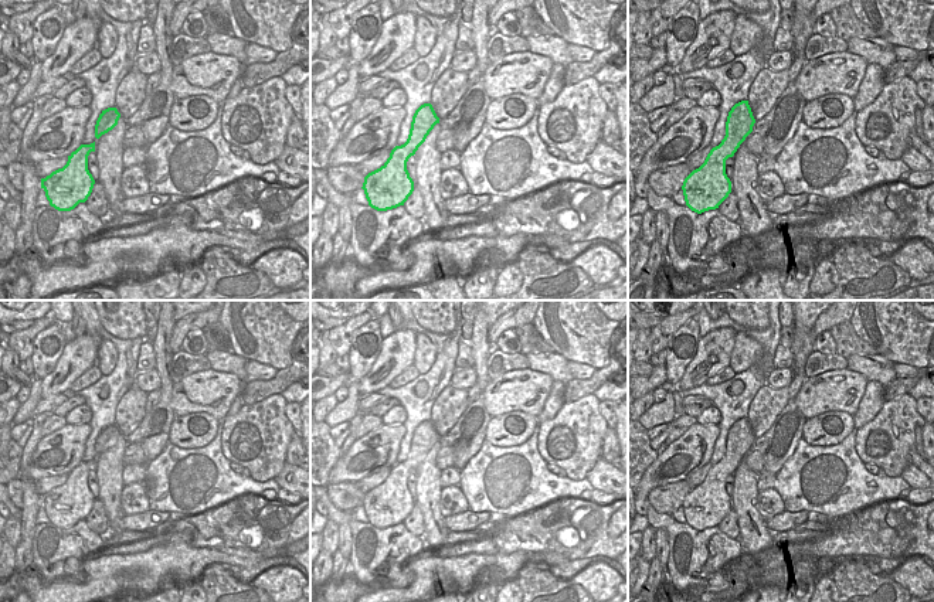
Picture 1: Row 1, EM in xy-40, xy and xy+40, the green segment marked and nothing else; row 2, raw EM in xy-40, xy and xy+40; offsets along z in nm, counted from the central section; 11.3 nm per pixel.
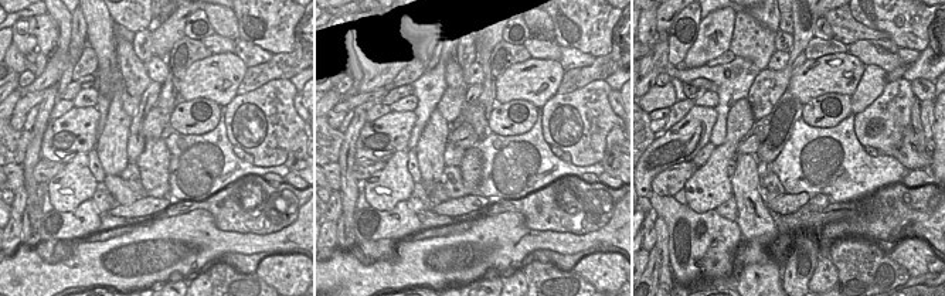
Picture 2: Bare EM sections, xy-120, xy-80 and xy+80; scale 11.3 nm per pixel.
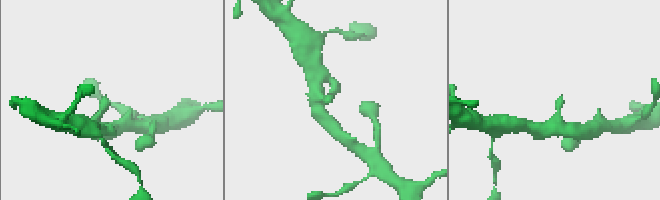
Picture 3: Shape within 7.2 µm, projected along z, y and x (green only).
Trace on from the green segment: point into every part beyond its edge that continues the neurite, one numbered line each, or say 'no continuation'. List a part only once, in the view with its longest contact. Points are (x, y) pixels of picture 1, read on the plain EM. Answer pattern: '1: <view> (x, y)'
no continuation

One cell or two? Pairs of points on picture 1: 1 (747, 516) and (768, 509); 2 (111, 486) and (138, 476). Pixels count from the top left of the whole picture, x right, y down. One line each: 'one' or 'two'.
1: two
2: two

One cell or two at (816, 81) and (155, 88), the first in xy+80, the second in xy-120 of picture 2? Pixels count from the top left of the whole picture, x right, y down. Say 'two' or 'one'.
two

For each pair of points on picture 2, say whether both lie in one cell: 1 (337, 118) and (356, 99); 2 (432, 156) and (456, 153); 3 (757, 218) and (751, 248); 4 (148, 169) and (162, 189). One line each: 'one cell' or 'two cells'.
1: two cells
2: two cells
3: one cell
4: one cell

